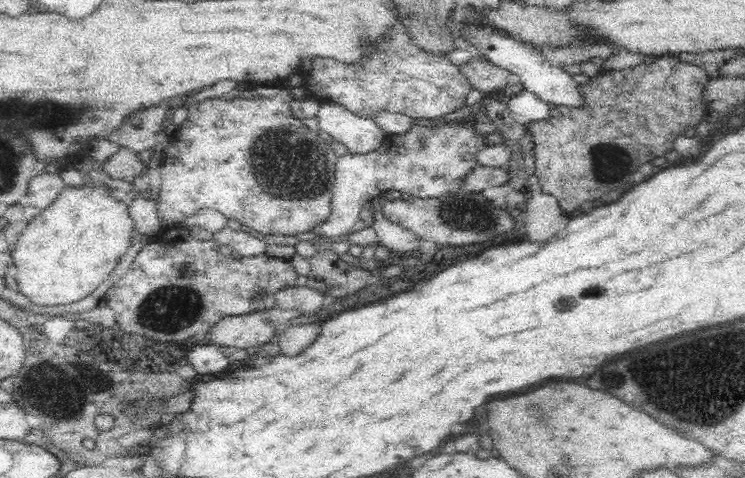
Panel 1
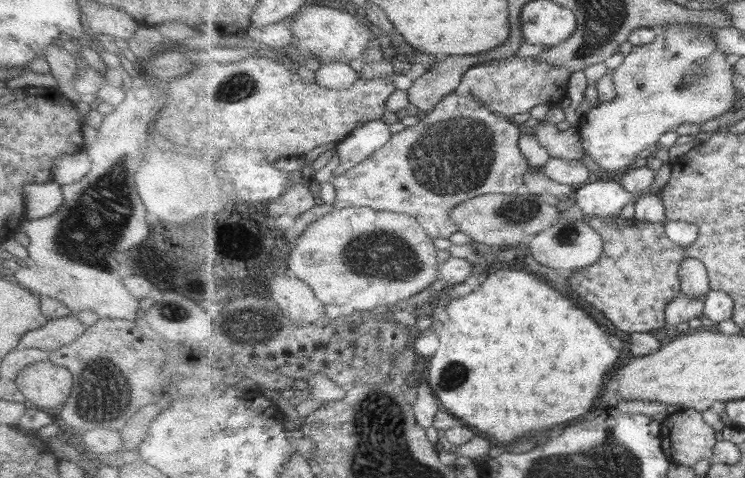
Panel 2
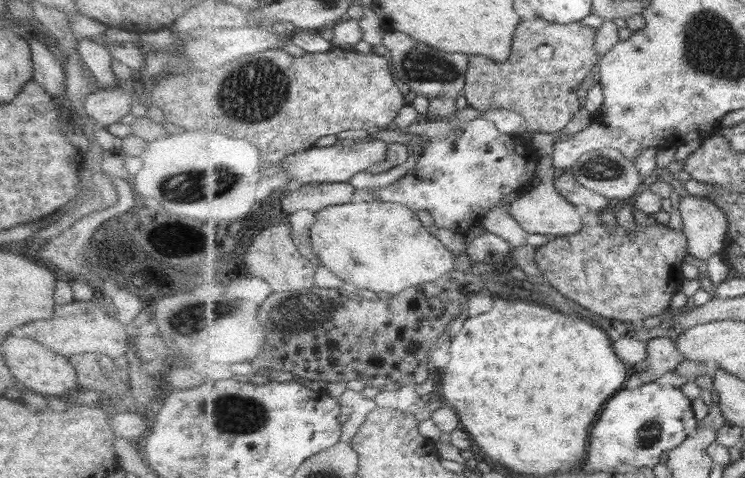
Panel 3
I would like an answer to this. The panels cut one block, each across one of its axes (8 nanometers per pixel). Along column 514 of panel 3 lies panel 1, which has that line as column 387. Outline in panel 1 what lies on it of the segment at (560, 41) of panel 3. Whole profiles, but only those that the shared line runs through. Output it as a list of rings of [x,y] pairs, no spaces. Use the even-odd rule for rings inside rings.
[[[394,34],[392,38],[386,38],[386,40],[390,40],[390,44],[384,44],[384,46],[376,46],[376,54],[370,58],[362,58],[364,62],[360,64],[344,64],[344,62],[338,62],[334,59],[324,59],[324,58],[313,58],[312,68],[309,72],[302,74],[303,83],[302,88],[304,88],[307,92],[309,92],[314,99],[318,100],[331,100],[331,102],[338,103],[342,105],[344,108],[352,111],[352,113],[360,115],[364,118],[371,118],[371,116],[378,111],[390,111],[393,113],[400,113],[406,116],[411,117],[414,121],[432,121],[436,122],[436,118],[440,118],[440,116],[446,116],[446,114],[450,114],[450,112],[454,112],[459,108],[464,106],[464,102],[466,102],[466,97],[470,90],[473,89],[473,85],[468,81],[468,77],[464,75],[463,71],[460,70],[459,66],[456,66],[450,59],[444,56],[436,56],[434,54],[430,54],[429,52],[424,52],[417,44],[412,44],[410,40],[412,38],[408,38],[406,34]]]

